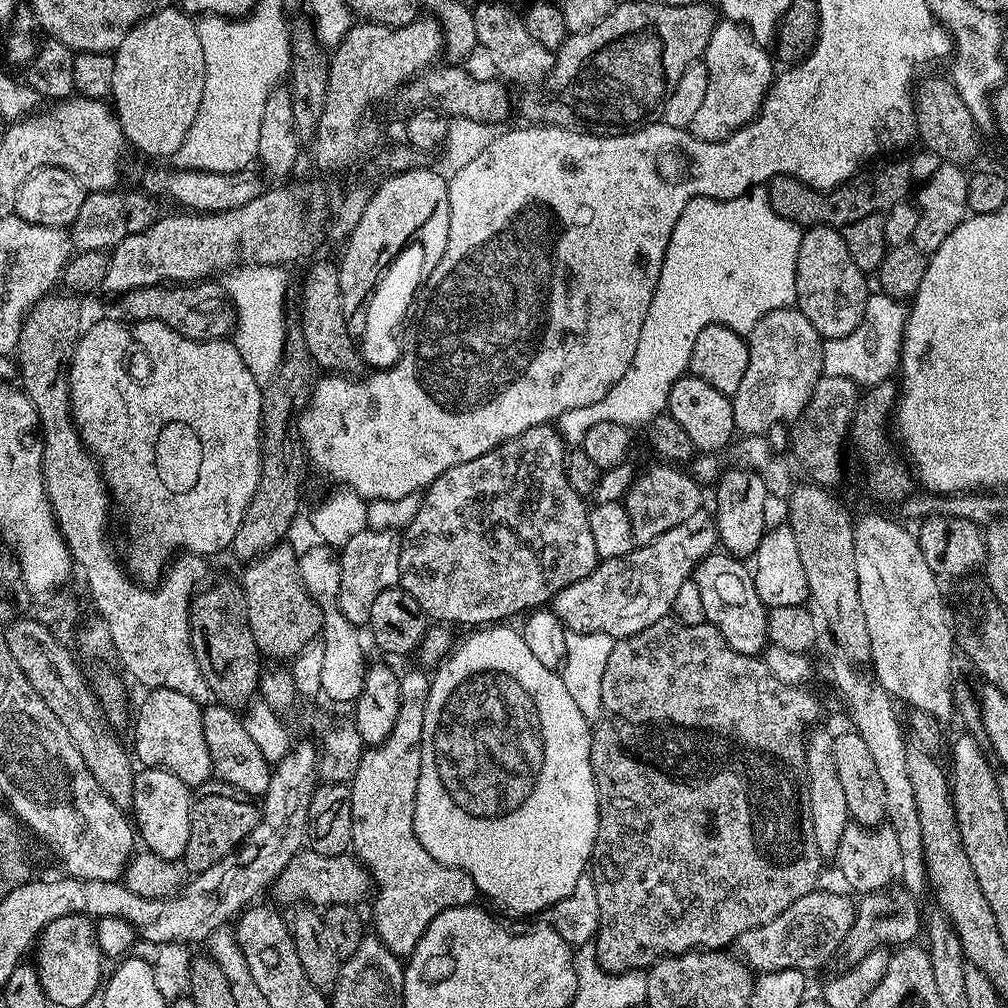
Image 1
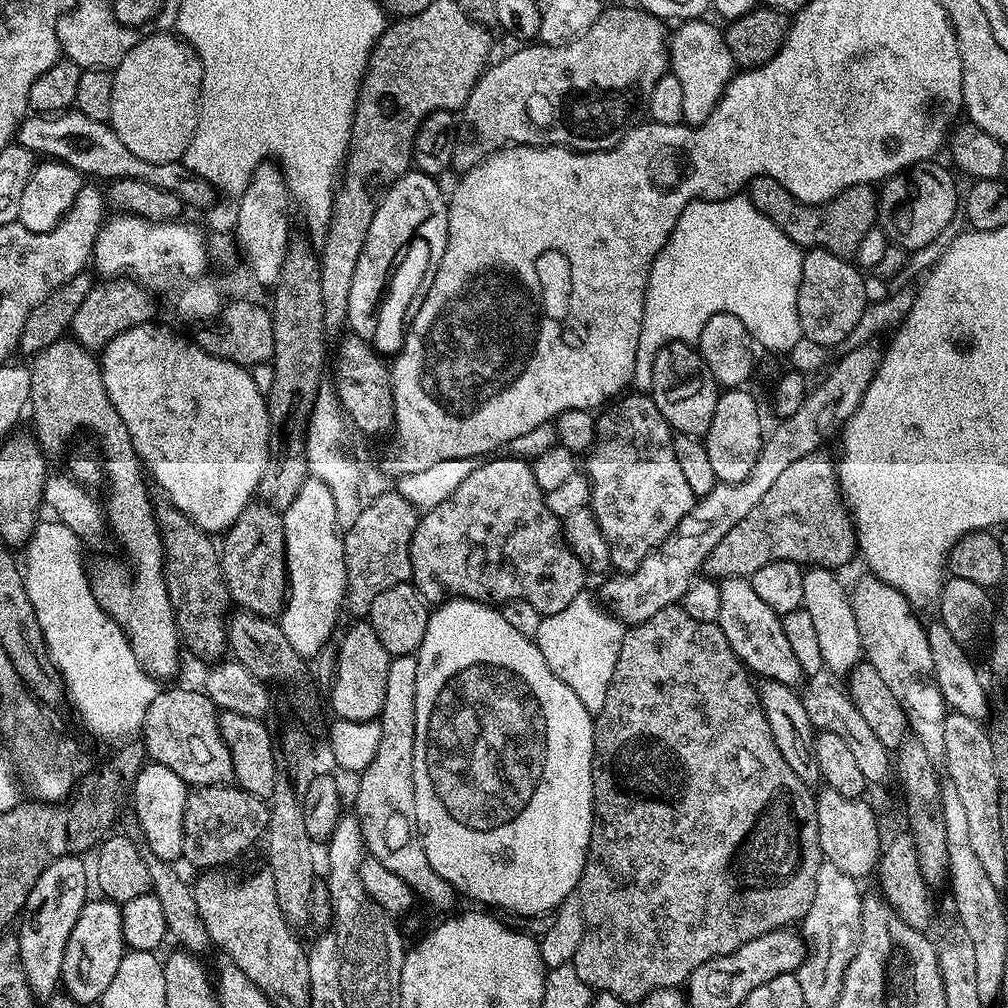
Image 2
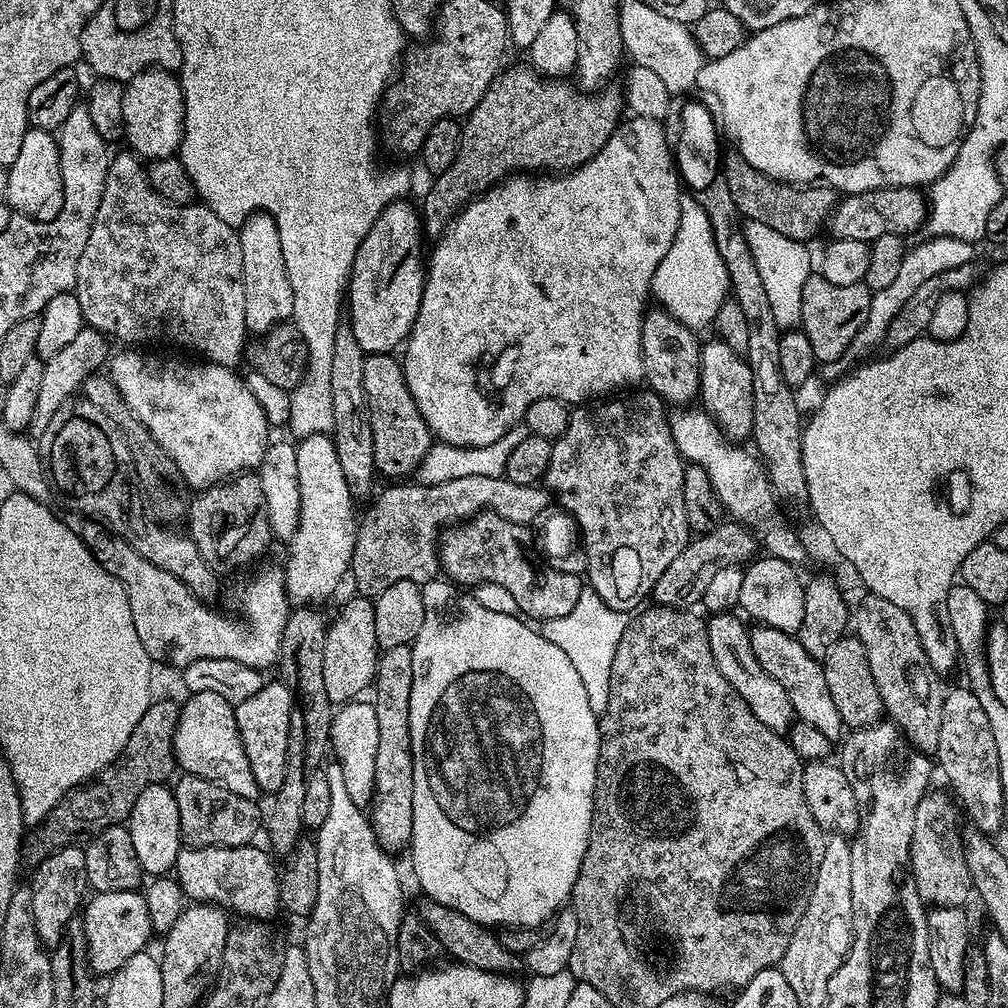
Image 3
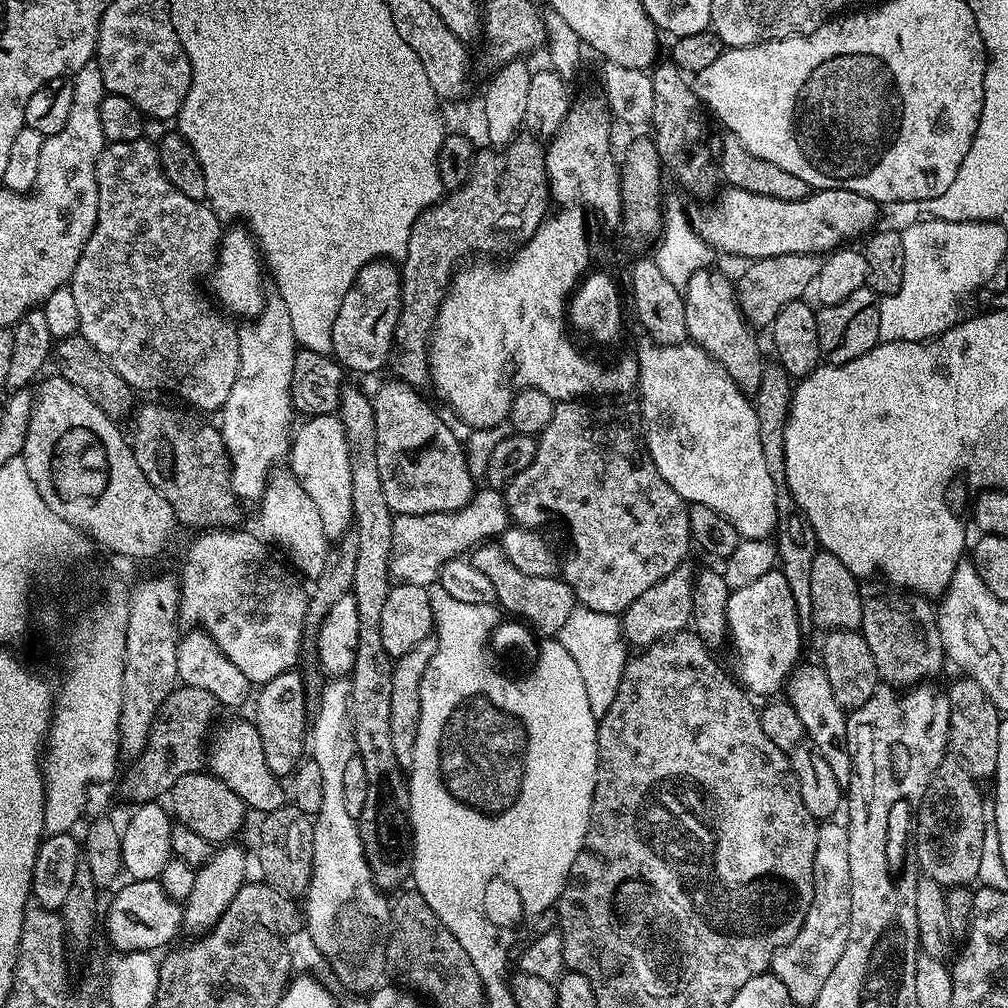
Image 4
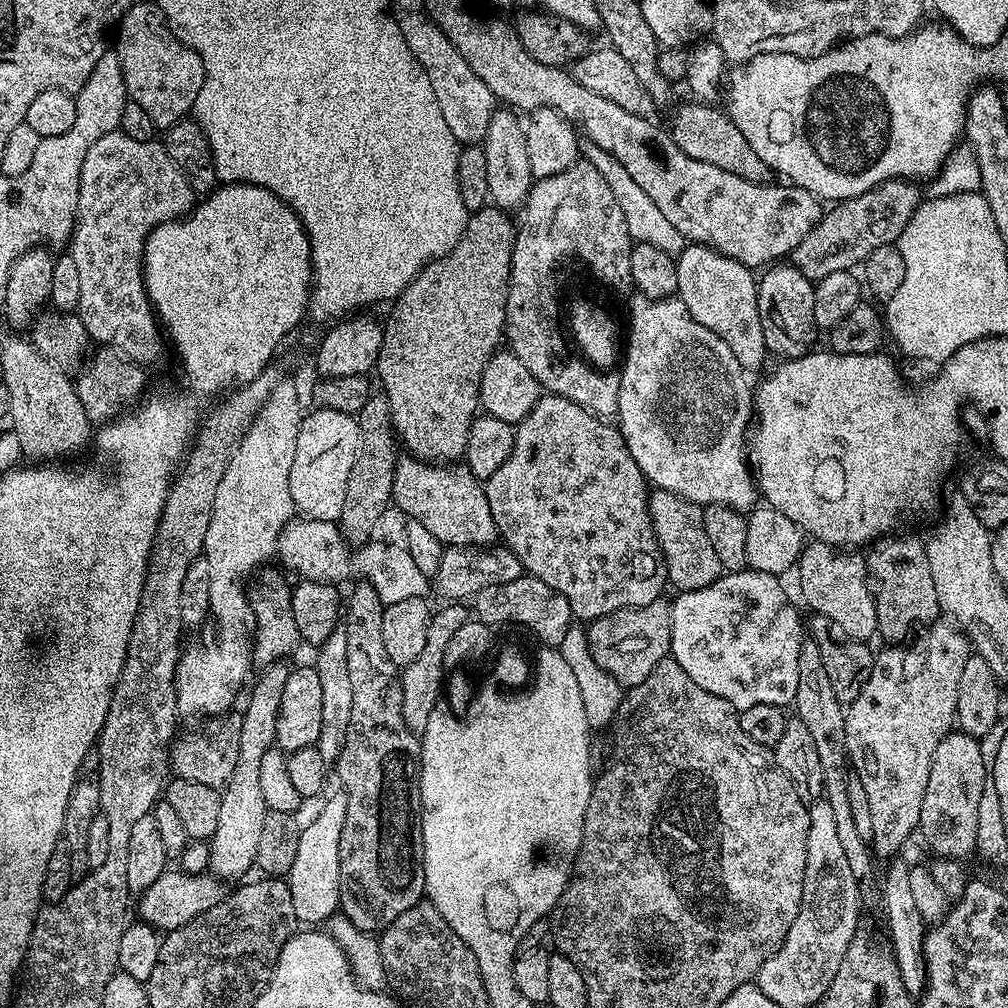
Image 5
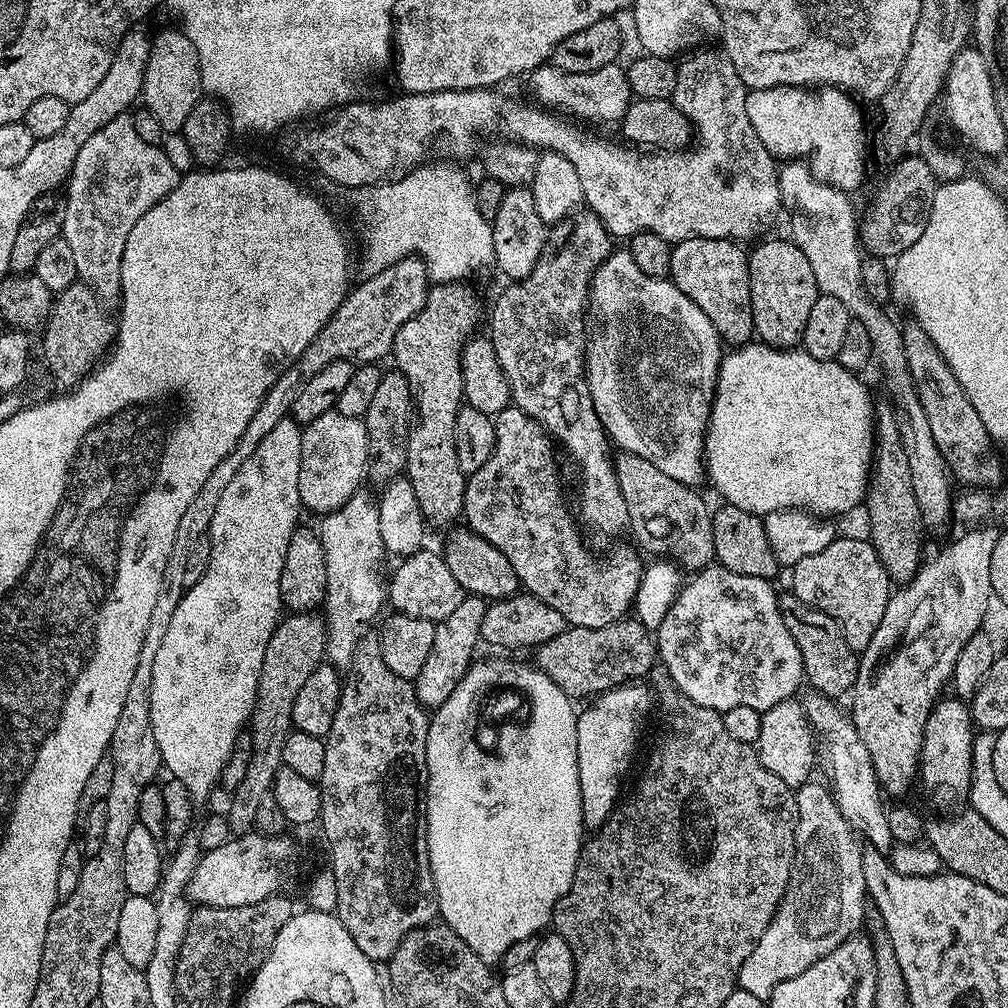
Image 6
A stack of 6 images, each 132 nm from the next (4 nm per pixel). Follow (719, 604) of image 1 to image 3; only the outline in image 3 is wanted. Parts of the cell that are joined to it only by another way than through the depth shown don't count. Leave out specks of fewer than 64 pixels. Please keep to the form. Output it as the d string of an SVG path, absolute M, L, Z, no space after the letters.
M756 626L751 629L751 638L754 656L759 665L789 692L795 715L803 723L822 730L822 734L826 734L828 740L839 741L840 731L842 731L840 715L834 706L834 698L830 698L830 690L826 687L823 663L810 658L810 654L802 650L800 639L793 633Z

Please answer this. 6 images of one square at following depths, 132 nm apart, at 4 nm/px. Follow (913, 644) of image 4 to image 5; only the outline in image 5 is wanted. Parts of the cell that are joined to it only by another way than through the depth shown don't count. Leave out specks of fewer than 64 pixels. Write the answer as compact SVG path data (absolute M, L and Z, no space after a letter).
M885 534L872 541L866 552L868 585L876 599L878 614L876 630L879 639L888 640L884 642L907 641L914 630L933 623L941 615L925 541L916 536L896 535Z

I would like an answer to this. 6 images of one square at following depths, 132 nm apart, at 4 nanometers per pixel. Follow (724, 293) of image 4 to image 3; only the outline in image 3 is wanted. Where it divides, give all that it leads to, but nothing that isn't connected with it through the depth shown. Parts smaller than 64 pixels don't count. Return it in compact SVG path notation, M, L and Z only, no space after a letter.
M712 338L700 350L700 394L703 411L711 416L720 431L733 442L747 441L752 435L754 426L754 378L750 374L750 366L743 355L730 346L726 346L719 338Z

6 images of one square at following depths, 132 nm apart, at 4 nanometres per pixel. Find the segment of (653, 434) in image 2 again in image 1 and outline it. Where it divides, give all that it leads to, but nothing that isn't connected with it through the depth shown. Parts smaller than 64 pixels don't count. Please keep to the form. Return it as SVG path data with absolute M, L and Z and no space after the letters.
M679 467L654 468L645 476L635 479L632 488L622 500L628 509L628 517L632 523L632 538L637 545L649 544L658 534L686 522L694 513L701 511L701 485L687 471L679 472Z

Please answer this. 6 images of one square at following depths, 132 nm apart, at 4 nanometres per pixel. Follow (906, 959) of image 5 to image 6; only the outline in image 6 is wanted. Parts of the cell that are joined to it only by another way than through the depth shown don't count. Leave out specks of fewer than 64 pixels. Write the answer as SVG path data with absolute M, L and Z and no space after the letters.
M815 690L809 693L805 697L803 695L802 703L817 745L819 767L821 770L823 768L829 780L827 783L839 812L846 818L853 832L859 834L865 843L874 846L880 852L889 853L895 841L888 825L886 806L879 798L882 796L882 790L870 752L863 745L851 717L845 711L843 713L831 697Z

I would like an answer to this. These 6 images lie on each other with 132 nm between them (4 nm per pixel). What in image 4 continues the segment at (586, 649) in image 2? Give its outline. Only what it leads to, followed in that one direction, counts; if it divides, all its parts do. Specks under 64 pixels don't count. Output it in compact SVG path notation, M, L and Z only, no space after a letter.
M578 606L570 618L566 618L566 626L562 626L558 639L562 646L566 646L566 650L570 650L570 658L574 658L578 665L590 710L598 718L604 716L618 694L618 682L622 682L622 670L626 663L626 641L621 617Z

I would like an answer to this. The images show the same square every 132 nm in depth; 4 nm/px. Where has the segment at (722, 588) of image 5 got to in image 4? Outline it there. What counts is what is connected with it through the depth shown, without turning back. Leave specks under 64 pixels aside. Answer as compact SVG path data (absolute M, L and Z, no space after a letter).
M773 570L762 574L758 582L750 582L750 586L742 586L731 593L727 635L730 637L730 644L736 647L736 656L740 659L737 673L735 672L739 683L753 697L775 697L779 693L776 691L785 687L788 673L801 659L802 629L798 622L794 594L790 594L790 585L781 572Z

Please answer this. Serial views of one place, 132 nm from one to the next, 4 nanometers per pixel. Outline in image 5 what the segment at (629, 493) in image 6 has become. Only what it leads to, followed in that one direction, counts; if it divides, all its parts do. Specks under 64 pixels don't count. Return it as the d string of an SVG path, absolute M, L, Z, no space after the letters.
M655 489L648 500L651 522L654 526L656 541L659 542L664 558L667 581L681 592L693 592L710 586L721 575L723 568L718 554L711 545L705 530L705 516L701 505L675 495L670 491Z

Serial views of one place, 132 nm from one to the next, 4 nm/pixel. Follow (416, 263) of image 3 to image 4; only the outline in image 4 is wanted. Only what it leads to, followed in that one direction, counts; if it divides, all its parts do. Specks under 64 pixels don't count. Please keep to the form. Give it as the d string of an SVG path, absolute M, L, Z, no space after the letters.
M381 258L372 260L354 278L338 318L334 318L331 355L341 368L352 372L376 372L387 365L392 351L394 330L400 313L400 270L395 263Z

